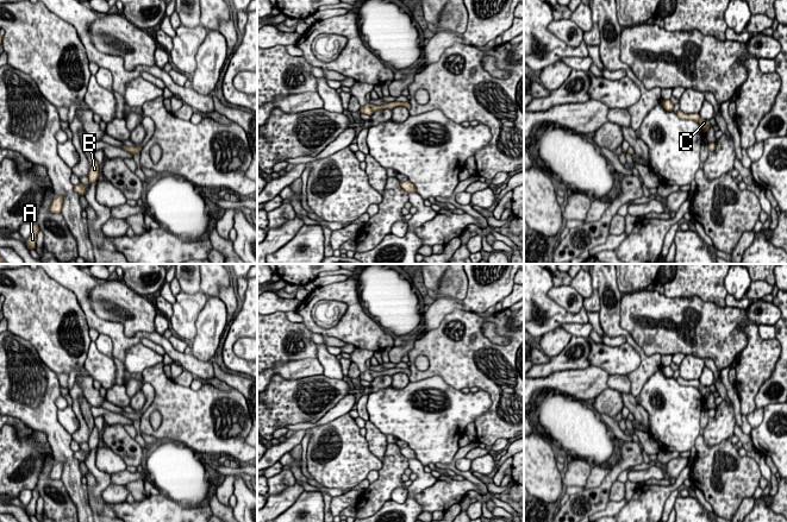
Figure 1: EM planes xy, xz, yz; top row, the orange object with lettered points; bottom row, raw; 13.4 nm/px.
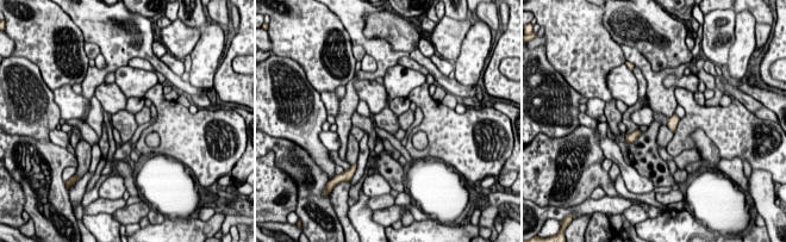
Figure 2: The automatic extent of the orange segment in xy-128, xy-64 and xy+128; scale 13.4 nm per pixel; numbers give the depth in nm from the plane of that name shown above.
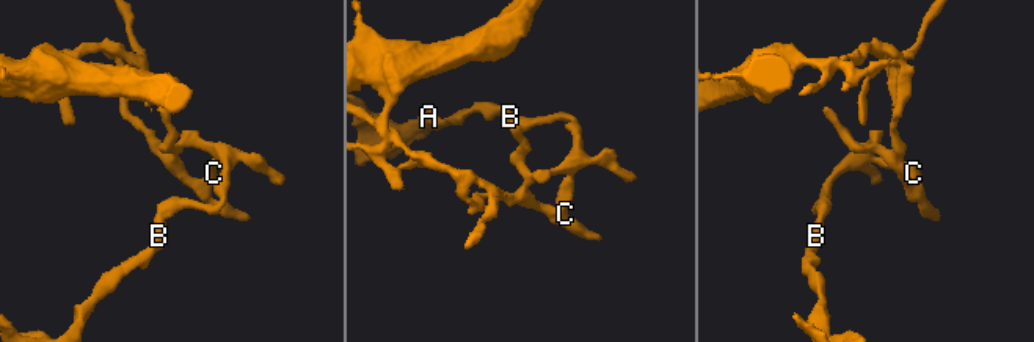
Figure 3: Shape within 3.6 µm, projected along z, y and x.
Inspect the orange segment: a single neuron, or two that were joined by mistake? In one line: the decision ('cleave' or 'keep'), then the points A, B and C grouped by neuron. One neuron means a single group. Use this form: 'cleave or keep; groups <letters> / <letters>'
cleave; groups A B / C

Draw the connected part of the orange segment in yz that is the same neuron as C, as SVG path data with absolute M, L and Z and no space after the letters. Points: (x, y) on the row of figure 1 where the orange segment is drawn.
M681 111L675 112L675 113L676 113L676 115L677 115L680 119L694 120L694 121L699 122L700 126L701 126L701 128L702 128L702 132L704 132L704 133L705 133L705 132L710 128L710 126L711 126L711 125L710 125L710 121L701 119L699 114L686 114L686 113L681 112Z

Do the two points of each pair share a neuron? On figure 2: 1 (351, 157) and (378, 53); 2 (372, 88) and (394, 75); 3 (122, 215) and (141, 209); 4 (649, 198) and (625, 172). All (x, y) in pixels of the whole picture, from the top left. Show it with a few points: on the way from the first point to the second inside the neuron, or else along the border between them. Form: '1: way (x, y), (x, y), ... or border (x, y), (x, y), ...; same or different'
1: border (349, 132), (345, 160); different
2: border (382, 85), (388, 94); different
3: way (126, 215), (136, 211); same
4: border (621, 177), (631, 192), (653, 191); different

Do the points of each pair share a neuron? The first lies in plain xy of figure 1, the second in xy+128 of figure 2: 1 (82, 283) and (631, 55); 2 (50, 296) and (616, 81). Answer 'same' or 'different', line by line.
1: same
2: different

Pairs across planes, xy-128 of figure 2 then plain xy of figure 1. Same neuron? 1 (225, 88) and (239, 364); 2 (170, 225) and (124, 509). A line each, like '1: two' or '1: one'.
1: one
2: one

